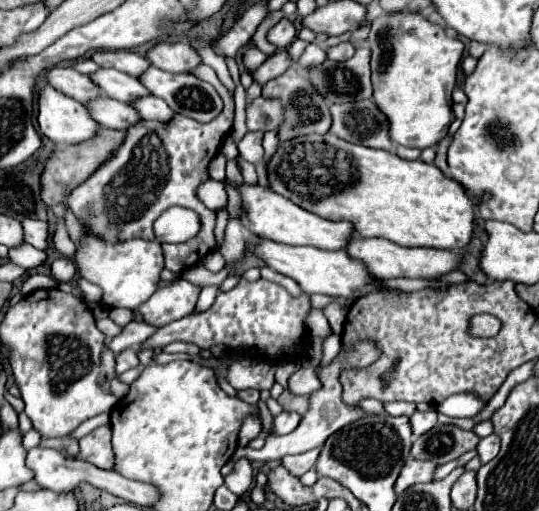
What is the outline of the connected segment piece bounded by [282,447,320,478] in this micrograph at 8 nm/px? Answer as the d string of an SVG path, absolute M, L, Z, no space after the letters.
M320 447L310 449L306 453L300 453L300 455L286 455L286 457L282 457L282 467L288 469L288 473L294 473L294 477L299 478L308 469L314 467L318 455L320 455Z

